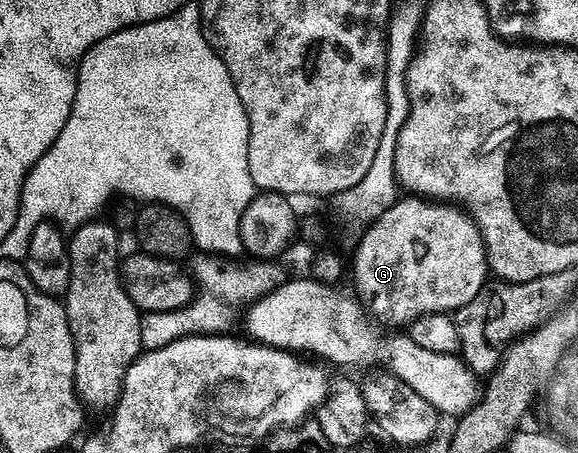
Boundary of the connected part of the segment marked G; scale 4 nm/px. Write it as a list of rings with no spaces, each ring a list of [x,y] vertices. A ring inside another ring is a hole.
[[[420,196],[402,197],[391,208],[387,208],[387,212],[383,212],[383,216],[379,216],[379,220],[372,222],[368,230],[365,231],[365,235],[361,238],[361,243],[356,250],[352,251],[351,258],[353,258],[353,282],[357,285],[356,297],[360,299],[364,309],[370,315],[373,313],[379,321],[386,322],[389,326],[405,328],[408,327],[410,322],[415,321],[416,318],[422,318],[424,314],[449,314],[450,312],[455,312],[463,304],[475,300],[475,296],[487,282],[487,277],[485,278],[487,267],[485,264],[484,246],[481,234],[476,230],[476,226],[456,207],[440,204],[435,200],[426,200]]]

